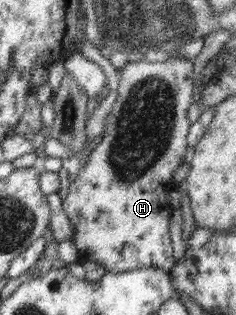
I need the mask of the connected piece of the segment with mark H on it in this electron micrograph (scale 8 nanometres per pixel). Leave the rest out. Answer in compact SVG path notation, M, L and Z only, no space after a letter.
M180 57L164 62L148 62L142 58L127 63L124 69L118 70L118 75L117 99L106 117L102 140L70 183L62 208L74 226L73 241L78 248L79 262L95 261L113 273L142 267L156 267L169 273L176 260L169 229L173 208L166 196L176 183L173 181L174 171L187 160L186 136L191 125L187 110L193 102L193 62Z

